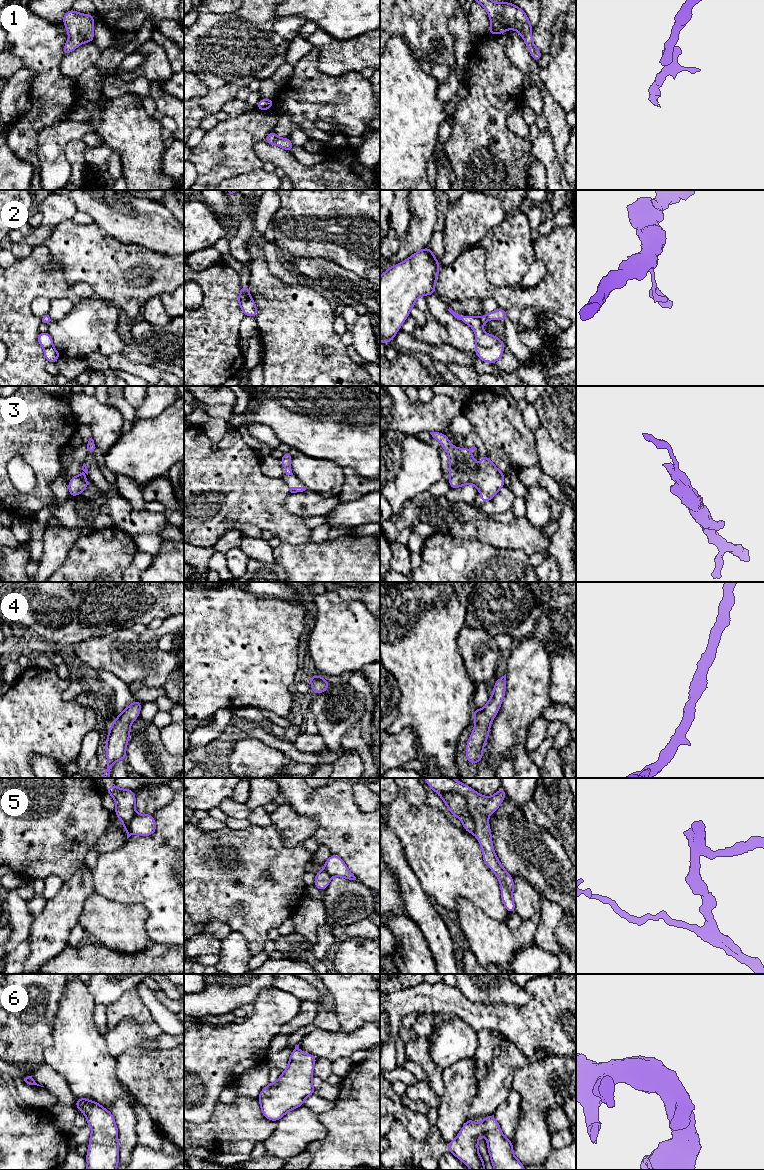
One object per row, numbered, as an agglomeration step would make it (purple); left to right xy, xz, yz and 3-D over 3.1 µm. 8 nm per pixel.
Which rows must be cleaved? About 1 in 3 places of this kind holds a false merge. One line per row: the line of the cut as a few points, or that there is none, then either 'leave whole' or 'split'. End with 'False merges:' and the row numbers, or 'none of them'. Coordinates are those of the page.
1: cut none; leave whole
2: cut yz (500, 340), (490, 347), (480, 347), (476, 344); split
3: cut none; leave whole
4: cut none; leave whole
5: cut yz (440, 792), (455, 791), (464, 797), (475, 824), (474, 833); split
6: cut none; leave whole
False merges: 2, 5

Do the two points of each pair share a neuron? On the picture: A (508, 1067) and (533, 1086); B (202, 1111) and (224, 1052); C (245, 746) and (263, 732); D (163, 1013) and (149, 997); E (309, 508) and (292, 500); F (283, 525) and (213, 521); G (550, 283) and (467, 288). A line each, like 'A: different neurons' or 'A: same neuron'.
A: different neurons
B: same neuron
C: different neurons
D: same neuron
E: same neuron
F: same neuron
G: same neuron

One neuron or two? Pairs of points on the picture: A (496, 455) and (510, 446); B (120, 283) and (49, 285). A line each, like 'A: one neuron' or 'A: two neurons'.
A: two neurons
B: two neurons

